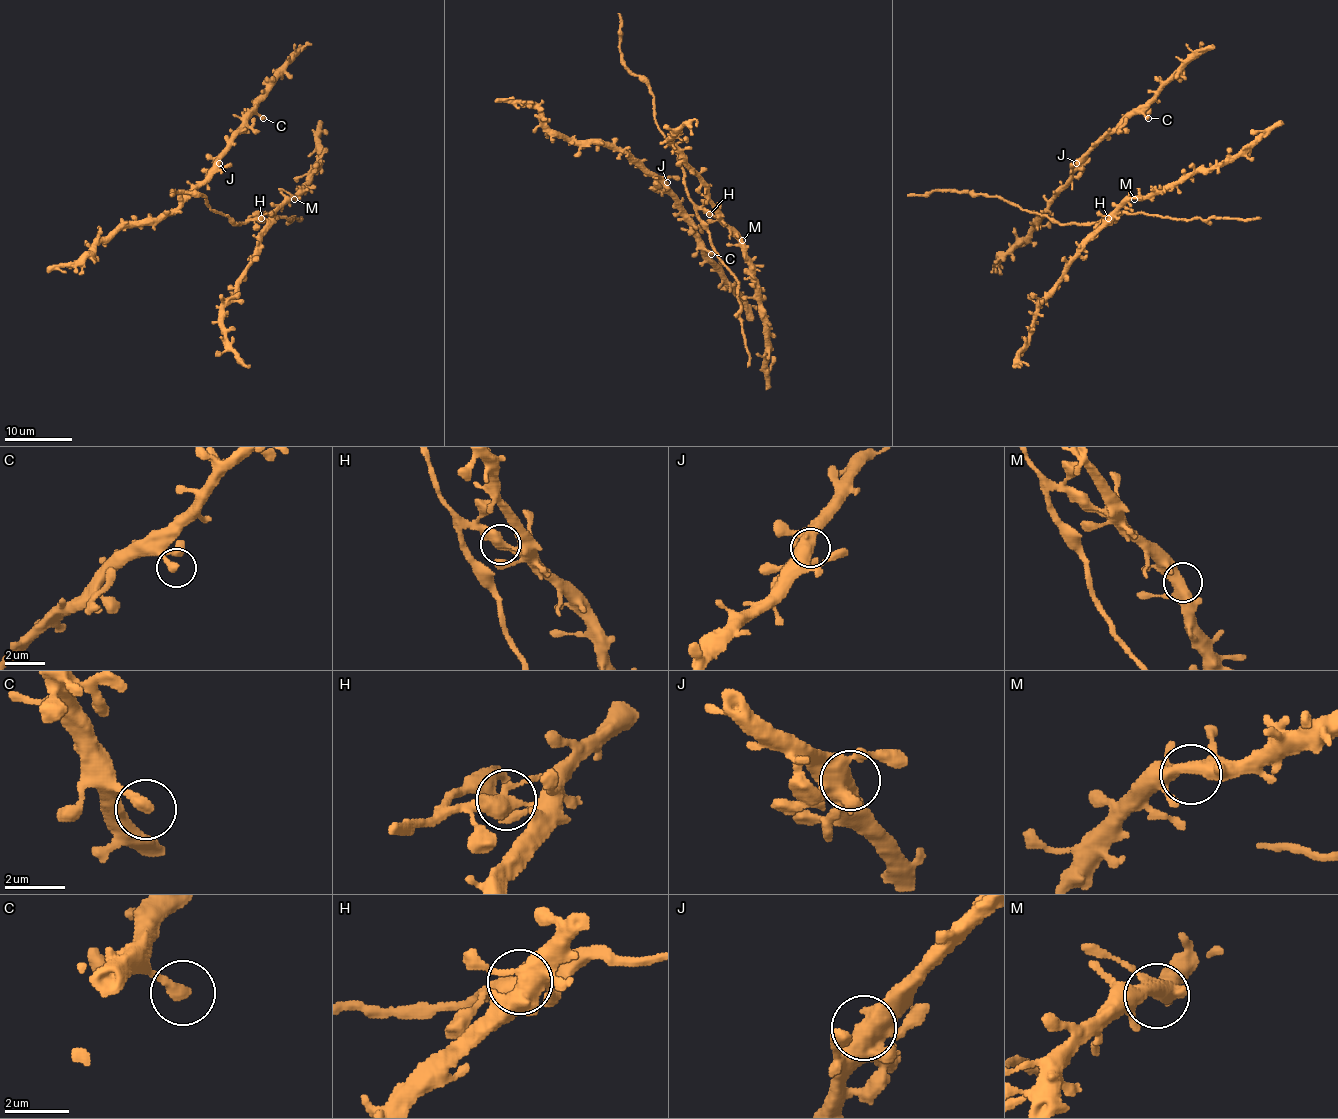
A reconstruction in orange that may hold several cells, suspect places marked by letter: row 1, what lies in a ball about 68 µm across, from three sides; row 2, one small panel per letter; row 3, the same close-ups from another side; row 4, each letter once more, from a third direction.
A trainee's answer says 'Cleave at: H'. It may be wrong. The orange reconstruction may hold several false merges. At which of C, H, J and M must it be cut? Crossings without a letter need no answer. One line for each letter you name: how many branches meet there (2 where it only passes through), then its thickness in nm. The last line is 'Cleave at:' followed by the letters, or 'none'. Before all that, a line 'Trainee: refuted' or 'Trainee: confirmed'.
Trainee: confirmed
H: 3 | 360 nm
Cleave at: H

